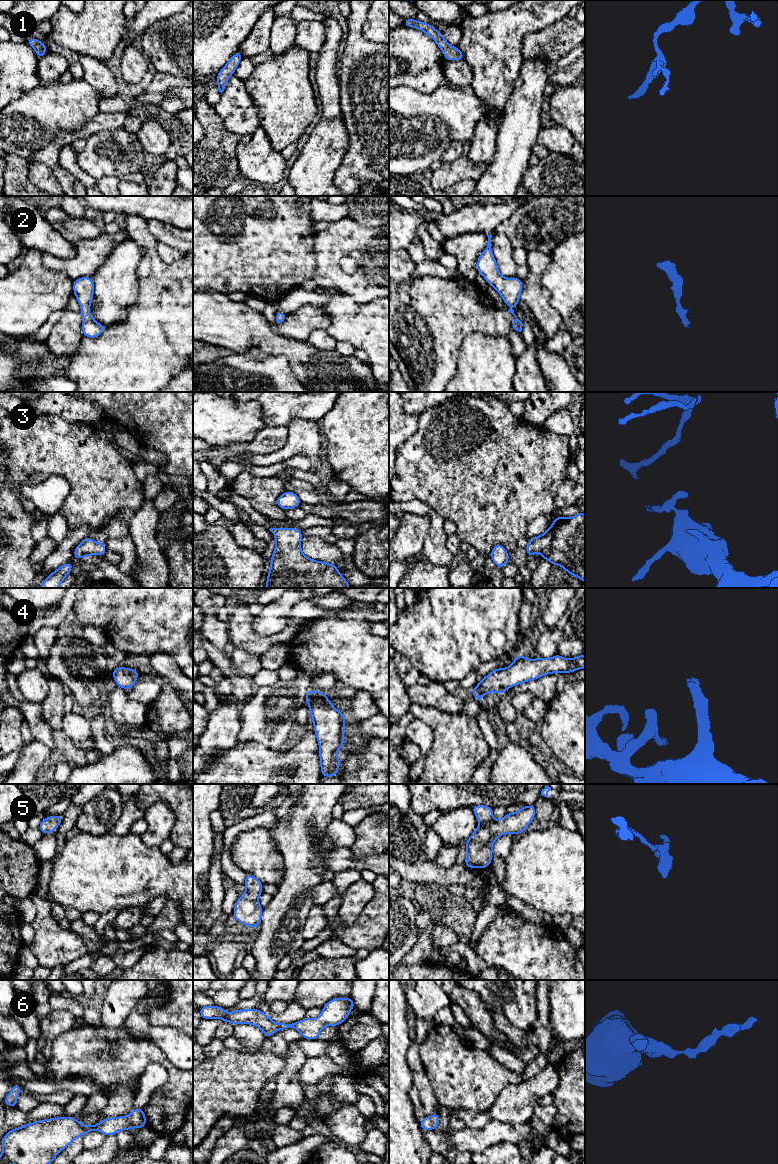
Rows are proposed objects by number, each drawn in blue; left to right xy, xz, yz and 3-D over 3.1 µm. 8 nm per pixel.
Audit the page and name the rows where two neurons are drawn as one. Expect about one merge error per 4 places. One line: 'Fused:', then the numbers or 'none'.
Fused: none

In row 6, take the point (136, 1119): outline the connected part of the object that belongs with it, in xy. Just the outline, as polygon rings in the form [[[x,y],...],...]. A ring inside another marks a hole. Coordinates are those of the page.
[[[135,1108],[128,1116],[105,1118],[96,1125],[82,1125],[75,1117],[62,1116],[39,1120],[14,1128],[1,1139],[3,1149],[0,1164],[51,1164],[55,1157],[76,1138],[91,1131],[101,1131],[105,1136],[115,1135],[117,1132],[131,1128],[144,1128],[147,1125],[144,1110]]]

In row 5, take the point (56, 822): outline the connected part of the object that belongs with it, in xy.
[[[58,815],[56,817],[55,816],[44,817],[39,825],[39,829],[44,835],[54,832],[55,829],[60,826],[62,818],[63,815]]]

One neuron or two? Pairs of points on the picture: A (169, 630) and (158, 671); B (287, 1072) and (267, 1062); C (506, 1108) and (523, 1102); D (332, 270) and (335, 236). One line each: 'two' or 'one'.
A: two
B: two
C: one
D: one

